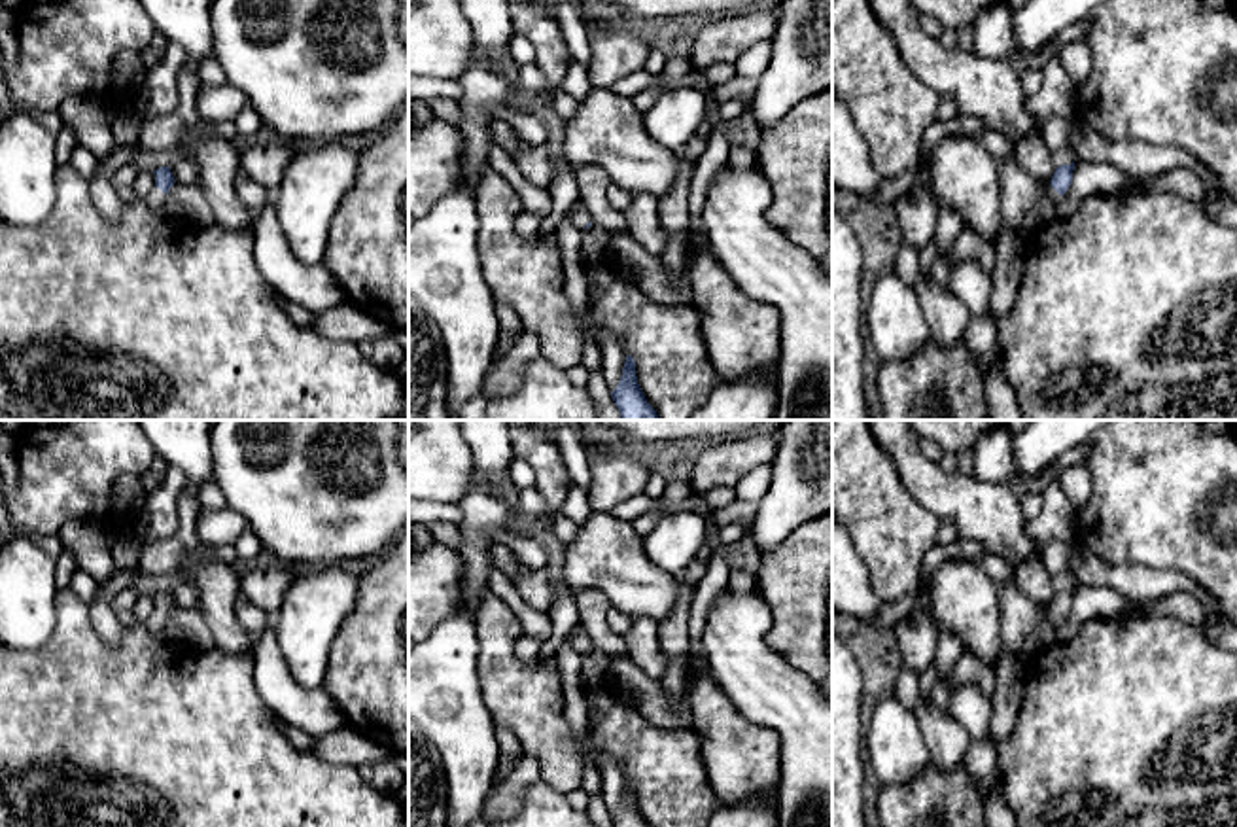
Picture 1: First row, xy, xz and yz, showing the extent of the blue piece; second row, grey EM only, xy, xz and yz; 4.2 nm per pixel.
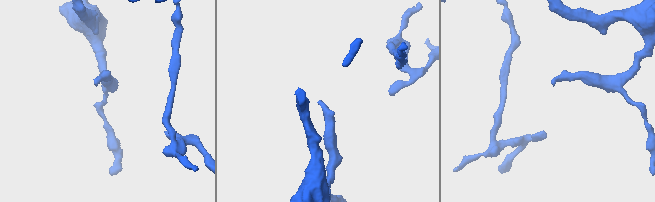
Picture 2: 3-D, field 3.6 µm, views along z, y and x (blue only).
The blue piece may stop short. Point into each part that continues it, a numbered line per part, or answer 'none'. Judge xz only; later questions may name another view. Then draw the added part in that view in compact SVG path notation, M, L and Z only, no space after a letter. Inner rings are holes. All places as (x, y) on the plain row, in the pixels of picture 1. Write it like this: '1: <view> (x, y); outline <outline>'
1: xz (579, 638); outline M577 625L573 630L571 630L571 643L573 647L579 651L579 653L584 653L588 647L590 647L590 640L586 636L586 630Z

